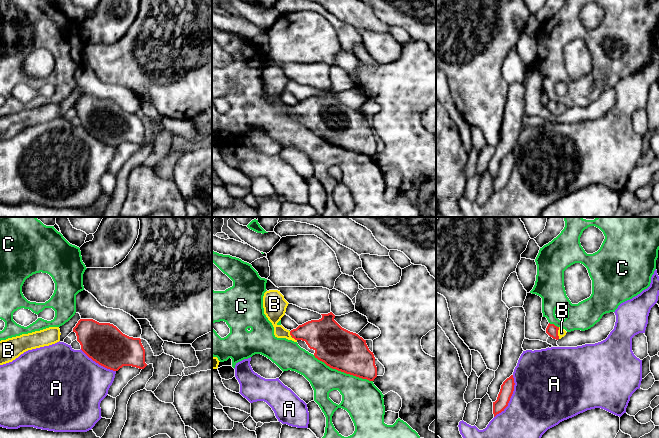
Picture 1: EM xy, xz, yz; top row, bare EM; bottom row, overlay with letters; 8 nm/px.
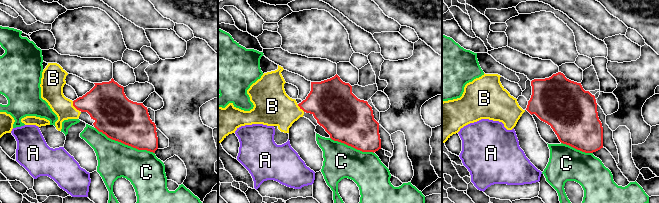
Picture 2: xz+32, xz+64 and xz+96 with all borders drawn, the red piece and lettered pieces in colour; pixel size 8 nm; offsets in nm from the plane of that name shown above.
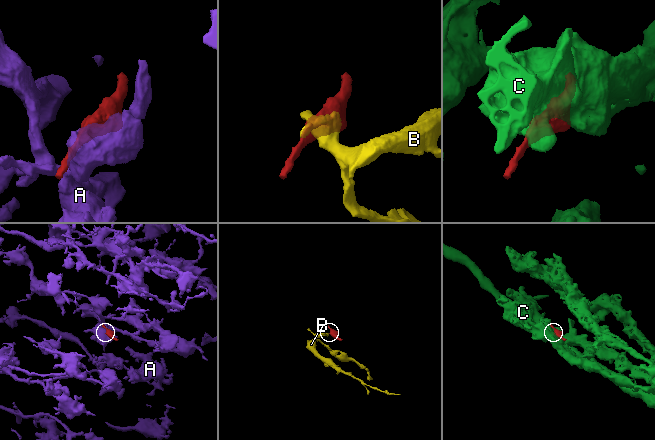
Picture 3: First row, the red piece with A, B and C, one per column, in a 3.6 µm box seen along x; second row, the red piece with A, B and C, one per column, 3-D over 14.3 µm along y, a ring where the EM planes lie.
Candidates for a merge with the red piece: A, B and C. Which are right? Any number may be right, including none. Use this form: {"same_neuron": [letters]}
{"same_neuron": ["B"]}

